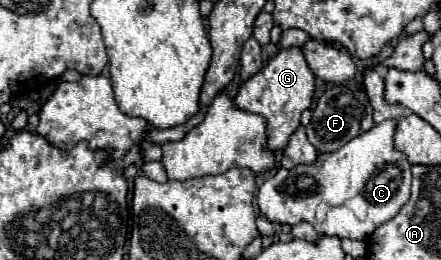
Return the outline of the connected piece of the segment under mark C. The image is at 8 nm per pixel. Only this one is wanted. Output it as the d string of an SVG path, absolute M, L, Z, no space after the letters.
M385 120L375 124L371 130L359 134L355 140L349 140L343 148L335 152L323 152L317 156L313 164L299 164L291 170L279 168L275 176L263 182L257 194L257 206L261 214L269 222L289 224L295 226L299 222L309 222L313 228L323 236L337 236L337 238L351 238L367 242L371 232L385 224L403 208L403 204L411 196L411 164L403 152L399 152L393 144L397 120Z

